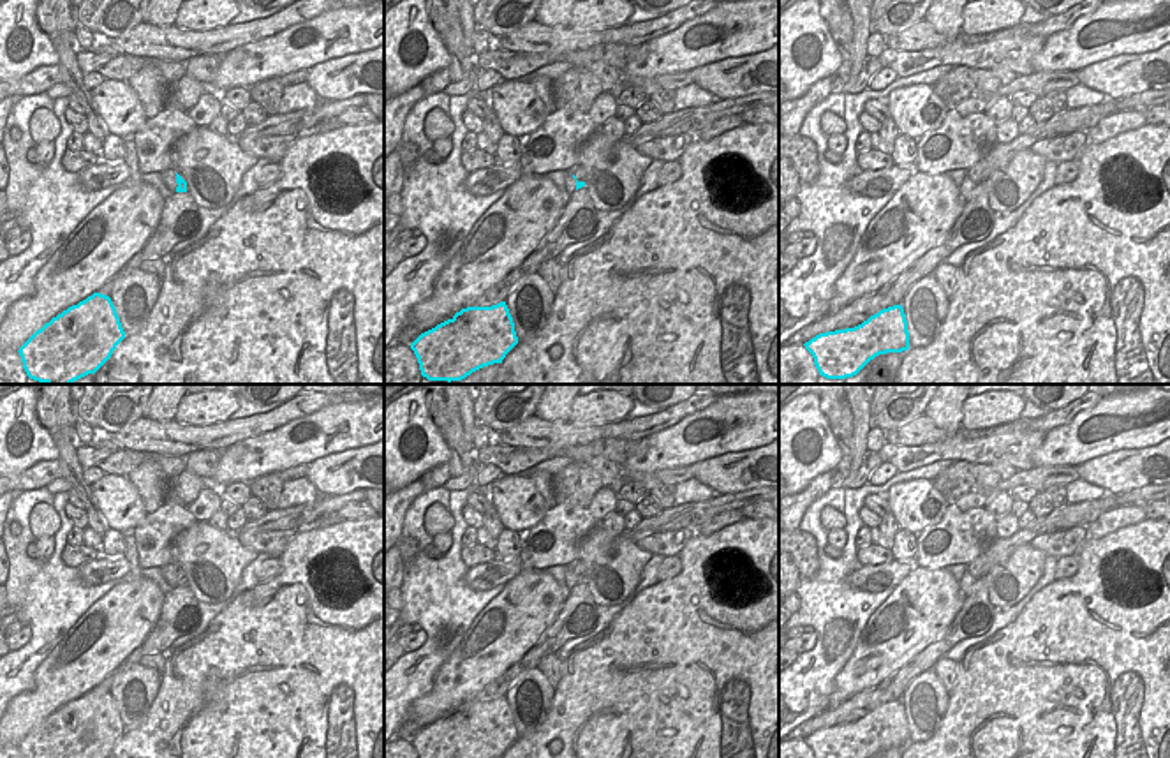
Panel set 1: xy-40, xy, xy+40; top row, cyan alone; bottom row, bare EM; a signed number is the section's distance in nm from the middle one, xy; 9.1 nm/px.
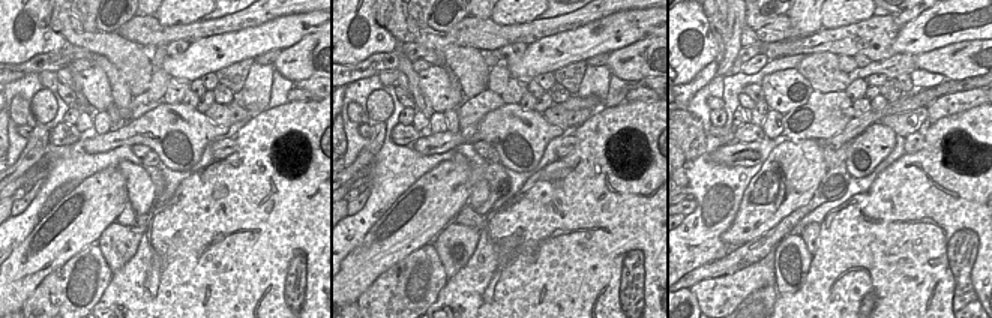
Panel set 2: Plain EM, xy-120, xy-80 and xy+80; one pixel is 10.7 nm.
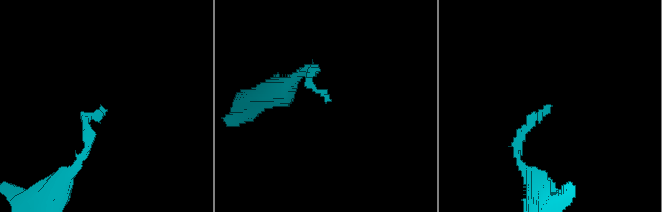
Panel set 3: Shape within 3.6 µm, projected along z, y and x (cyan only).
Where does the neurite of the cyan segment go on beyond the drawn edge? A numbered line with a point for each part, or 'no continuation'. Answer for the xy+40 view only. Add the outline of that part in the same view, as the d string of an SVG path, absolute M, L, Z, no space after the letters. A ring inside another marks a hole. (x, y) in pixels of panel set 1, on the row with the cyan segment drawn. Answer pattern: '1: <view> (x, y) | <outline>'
no continuation

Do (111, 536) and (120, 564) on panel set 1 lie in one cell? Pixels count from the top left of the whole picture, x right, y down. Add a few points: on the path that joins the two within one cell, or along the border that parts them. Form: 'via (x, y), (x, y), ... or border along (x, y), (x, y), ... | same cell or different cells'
border along (122, 554), (106, 557) | different cells

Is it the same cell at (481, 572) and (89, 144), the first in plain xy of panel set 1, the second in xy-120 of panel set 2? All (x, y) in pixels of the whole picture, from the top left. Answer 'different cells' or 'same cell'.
same cell

